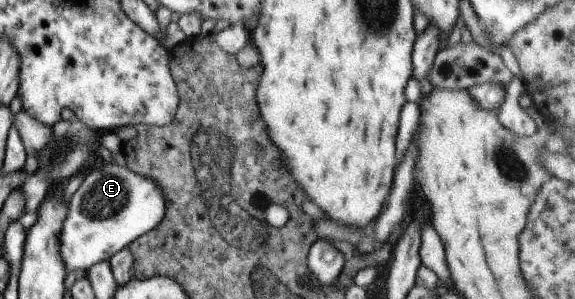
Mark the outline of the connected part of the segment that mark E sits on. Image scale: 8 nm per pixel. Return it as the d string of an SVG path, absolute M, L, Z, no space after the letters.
M99 161L91 168L86 179L68 203L68 218L64 220L62 232L60 232L60 254L66 266L66 272L74 270L89 271L98 262L109 261L118 250L128 246L143 234L155 229L164 220L164 214L168 208L168 198L164 198L164 190L160 188L160 182L154 182L138 172L134 172L128 166Z

